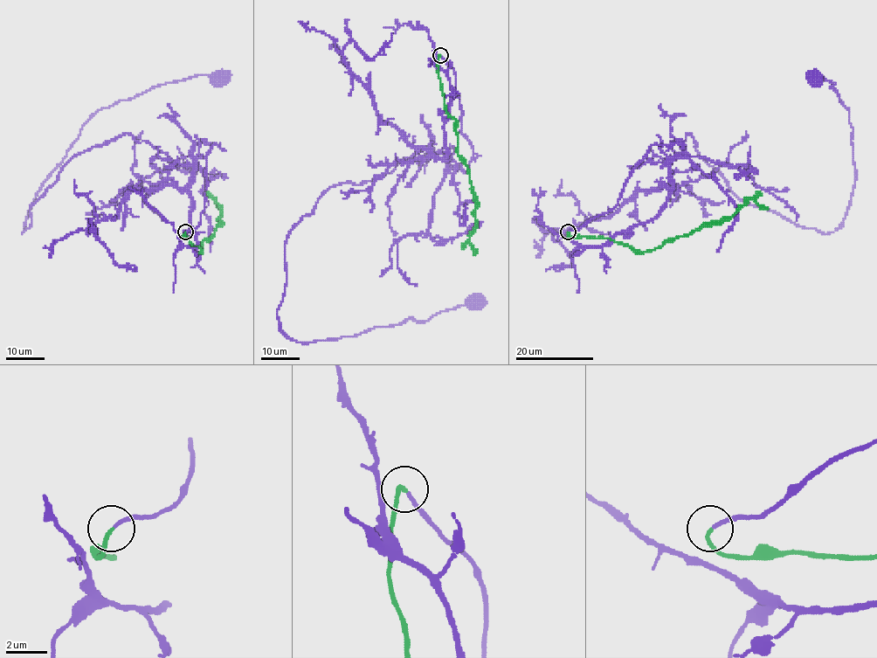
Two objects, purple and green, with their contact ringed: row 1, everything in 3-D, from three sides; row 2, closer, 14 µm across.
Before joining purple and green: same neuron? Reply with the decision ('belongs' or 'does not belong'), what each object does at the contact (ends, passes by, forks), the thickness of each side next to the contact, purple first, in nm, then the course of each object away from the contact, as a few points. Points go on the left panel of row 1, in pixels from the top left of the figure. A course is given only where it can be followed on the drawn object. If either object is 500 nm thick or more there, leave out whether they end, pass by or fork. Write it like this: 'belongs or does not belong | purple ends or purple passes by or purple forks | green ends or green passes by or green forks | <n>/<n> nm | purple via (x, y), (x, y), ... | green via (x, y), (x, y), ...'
belongs | purple ends | green ends | 160/180 nm | purple via (185, 232), (217, 144), (177, 165), (128, 134), (76, 154), (23, 233), (98, 110), (219, 76) | green via (185, 232), (182, 238), (188, 238), (201, 251), (201, 243), (221, 223), (220, 206), (214, 198), (220, 208)

